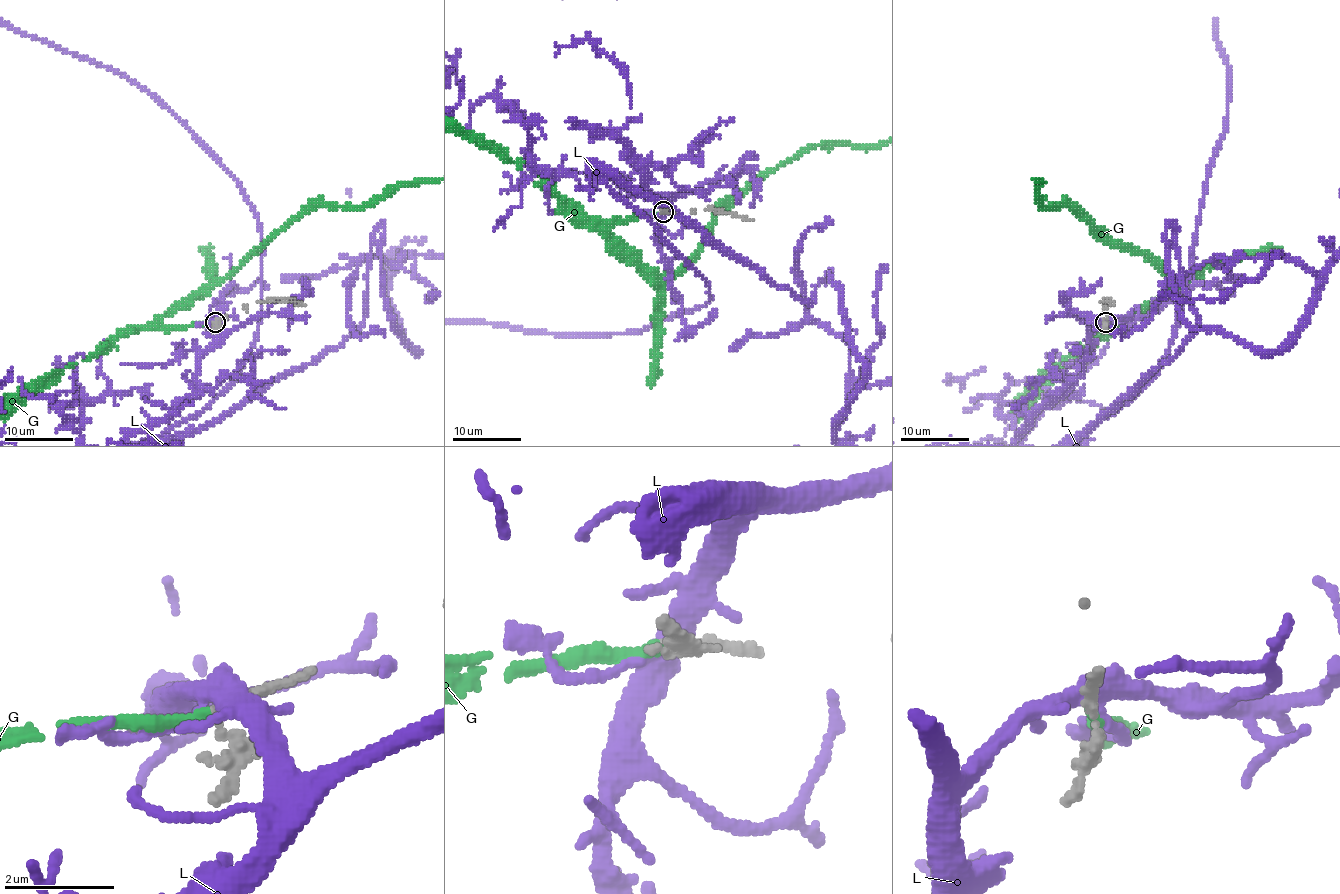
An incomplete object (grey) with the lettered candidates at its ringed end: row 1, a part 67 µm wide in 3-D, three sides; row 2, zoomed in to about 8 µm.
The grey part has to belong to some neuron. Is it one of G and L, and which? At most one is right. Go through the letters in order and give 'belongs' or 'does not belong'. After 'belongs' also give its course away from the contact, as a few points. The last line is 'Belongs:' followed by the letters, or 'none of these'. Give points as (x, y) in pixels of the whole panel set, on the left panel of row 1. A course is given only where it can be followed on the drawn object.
G: belongs
L: does not belong
Belongs: G

